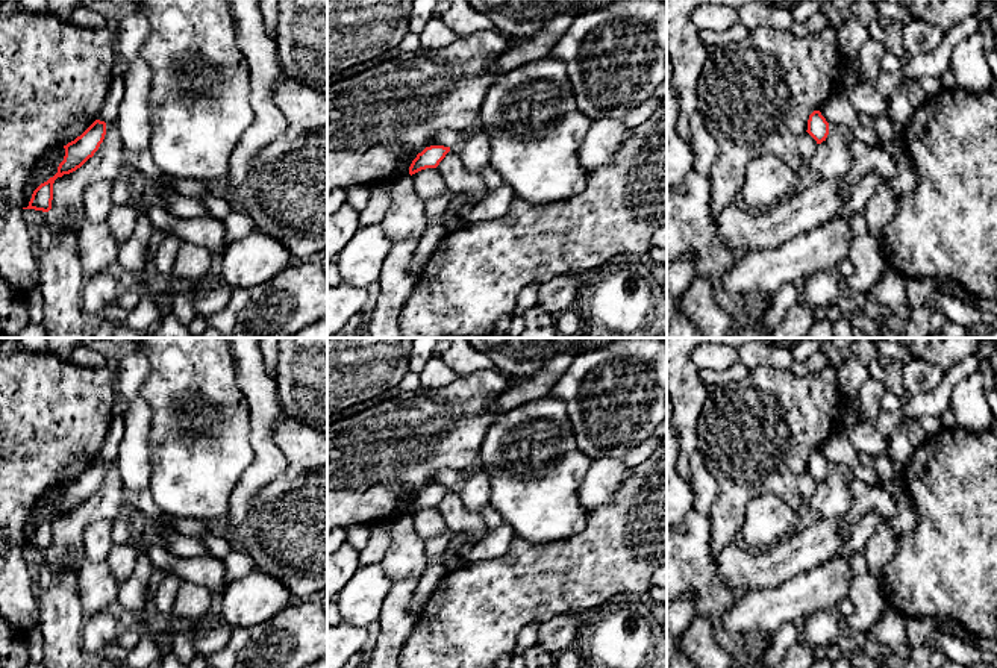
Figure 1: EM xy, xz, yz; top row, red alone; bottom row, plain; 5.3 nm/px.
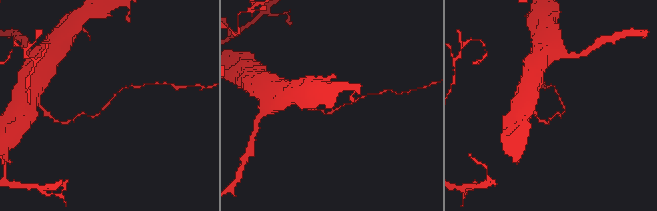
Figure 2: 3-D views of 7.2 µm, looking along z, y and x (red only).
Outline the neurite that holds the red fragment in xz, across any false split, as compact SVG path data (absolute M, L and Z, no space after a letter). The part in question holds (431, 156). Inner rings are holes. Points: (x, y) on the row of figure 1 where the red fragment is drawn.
M444 145L426 147L412 161L412 164L409 167L409 174L412 176L412 174L415 174L421 170L426 170L426 168L436 168L448 151L450 151L450 147L444 147Z

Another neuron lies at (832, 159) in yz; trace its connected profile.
M829 124L827 138L818 144L815 155L811 158L809 182L835 180L850 170L850 135L852 130L847 126Z

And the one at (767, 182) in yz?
M761 155L747 164L739 195L753 212L765 212L789 200L805 183L774 155Z

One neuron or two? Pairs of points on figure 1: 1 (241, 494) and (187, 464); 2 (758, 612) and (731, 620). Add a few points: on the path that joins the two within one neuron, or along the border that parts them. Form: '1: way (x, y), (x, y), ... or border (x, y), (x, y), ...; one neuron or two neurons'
1: border (252, 459), (234, 488), (226, 512); two neurons
2: way (752, 614), (737, 618); one neuron

